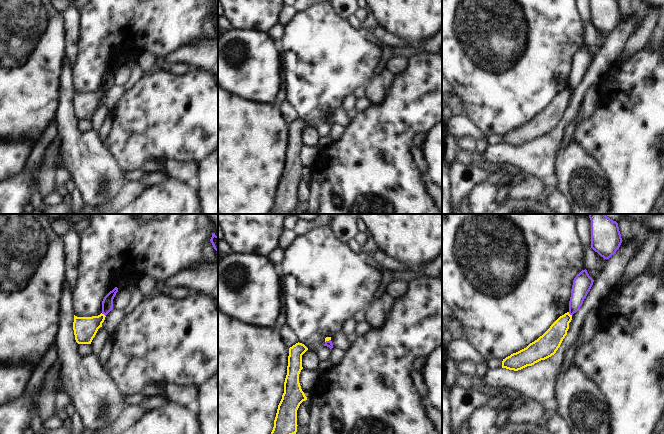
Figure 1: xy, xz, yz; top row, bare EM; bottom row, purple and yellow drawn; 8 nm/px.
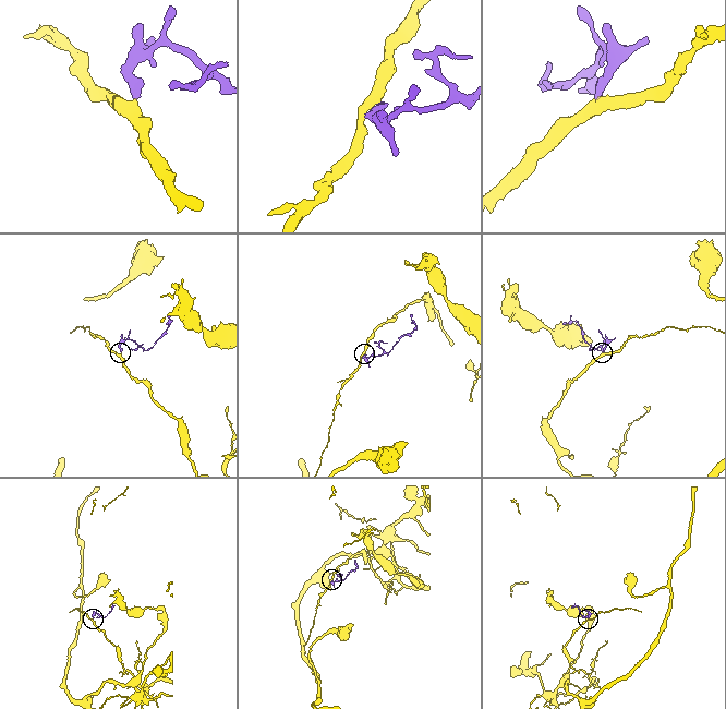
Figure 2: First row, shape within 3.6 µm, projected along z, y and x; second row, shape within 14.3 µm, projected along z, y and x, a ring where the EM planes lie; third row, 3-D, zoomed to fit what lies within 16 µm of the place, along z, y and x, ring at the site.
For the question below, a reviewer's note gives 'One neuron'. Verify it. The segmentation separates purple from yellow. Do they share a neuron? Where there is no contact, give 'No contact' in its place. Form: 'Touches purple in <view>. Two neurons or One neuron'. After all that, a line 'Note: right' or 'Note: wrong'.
Touches purple in xy. Two neurons
Note: wrong

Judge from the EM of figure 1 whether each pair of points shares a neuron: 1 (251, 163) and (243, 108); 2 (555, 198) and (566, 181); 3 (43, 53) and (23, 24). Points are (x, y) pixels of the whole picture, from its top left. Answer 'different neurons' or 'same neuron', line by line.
1: same neuron
2: different neurons
3: same neuron

